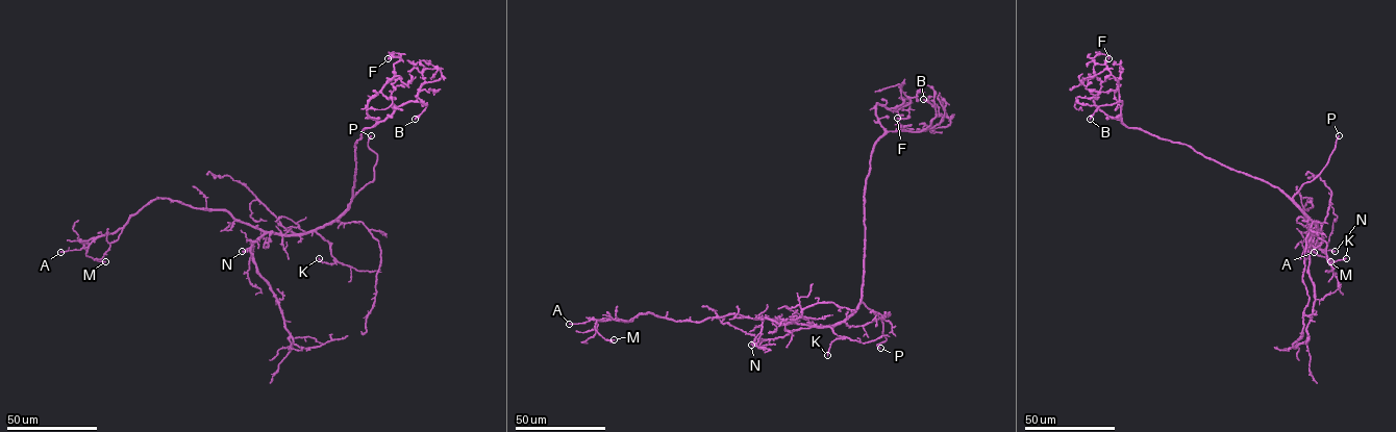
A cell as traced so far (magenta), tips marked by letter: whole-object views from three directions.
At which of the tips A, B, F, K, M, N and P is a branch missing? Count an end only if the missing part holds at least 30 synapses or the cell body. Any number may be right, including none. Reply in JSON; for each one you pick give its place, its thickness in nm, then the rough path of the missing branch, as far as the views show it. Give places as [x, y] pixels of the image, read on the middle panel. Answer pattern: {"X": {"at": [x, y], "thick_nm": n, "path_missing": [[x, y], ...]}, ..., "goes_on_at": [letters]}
{"N": {"at": [751, 345], "thick_nm": 150, "path_missing": [[751, 345], [743, 351], [728, 353], [733, 352], [730, 345]]}, "P": {"at": [880, 348], "thick_nm": 280, "path_missing": [[880, 348], [885, 350], [869, 356]]}, "goes_on_at": ["N", "P"]}

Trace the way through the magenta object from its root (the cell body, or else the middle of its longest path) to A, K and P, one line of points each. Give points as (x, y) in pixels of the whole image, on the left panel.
A: (344, 211), (312, 230), (284, 234), (237, 221), (225, 210), (157, 198), (88, 247), (60, 252)
K: (344, 211), (316, 230), (328, 243), (337, 261), (327, 263), (319, 258)
P: (344, 211), (354, 196), (374, 179), (377, 155), (368, 146), (371, 135)

